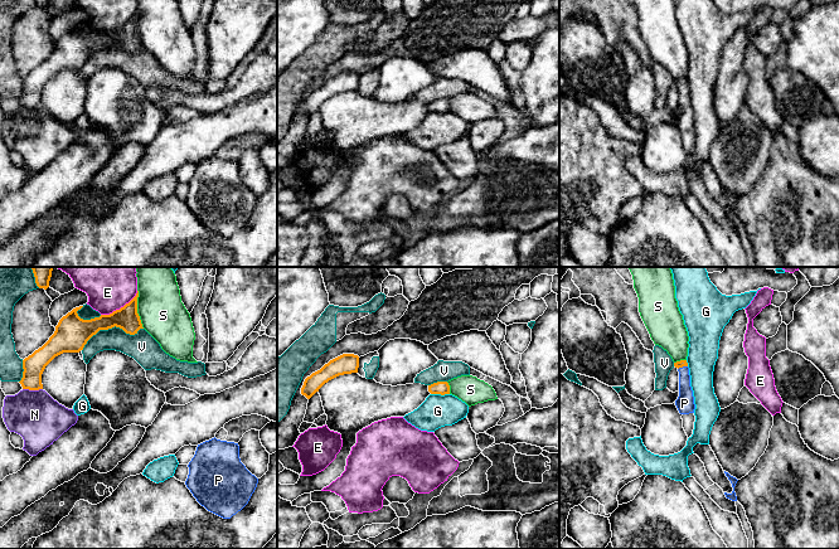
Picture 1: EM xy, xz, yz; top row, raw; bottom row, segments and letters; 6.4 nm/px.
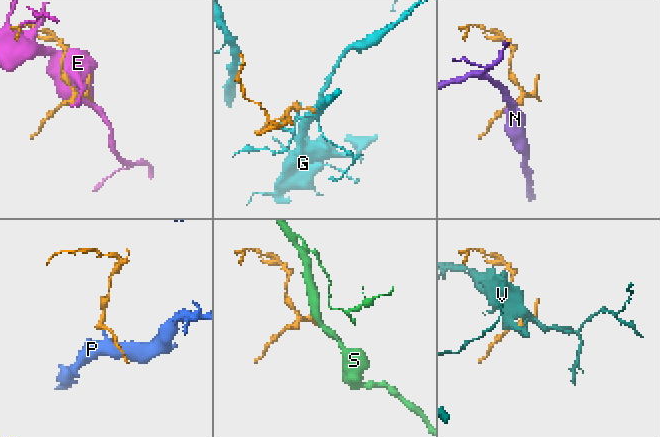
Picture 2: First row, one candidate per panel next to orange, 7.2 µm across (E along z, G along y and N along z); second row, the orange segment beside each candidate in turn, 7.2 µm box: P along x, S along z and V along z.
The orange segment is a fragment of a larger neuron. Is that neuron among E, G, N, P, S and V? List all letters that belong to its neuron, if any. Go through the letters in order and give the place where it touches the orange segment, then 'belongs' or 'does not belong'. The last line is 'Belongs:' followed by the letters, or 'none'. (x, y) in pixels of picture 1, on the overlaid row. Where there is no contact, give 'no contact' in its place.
E: contact xy (121, 307); does not belong
G: contact xz (440, 393); does not belong
N: contact xy (33, 389); does not belong
P: contact yz (682, 367); belongs
S: contact xy (136, 309); does not belong
V: contact xy (110, 328); does not belong
Belongs: P

